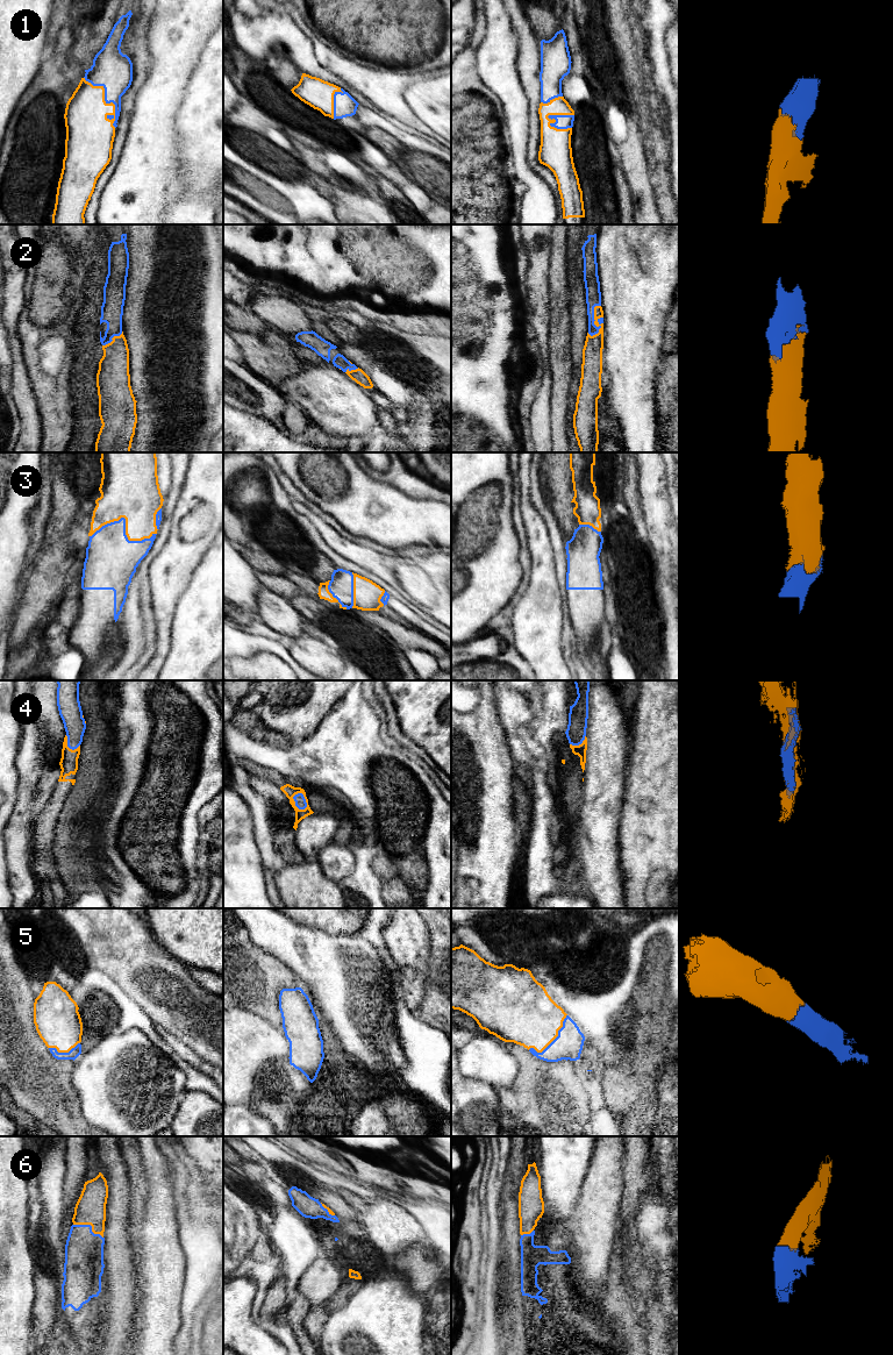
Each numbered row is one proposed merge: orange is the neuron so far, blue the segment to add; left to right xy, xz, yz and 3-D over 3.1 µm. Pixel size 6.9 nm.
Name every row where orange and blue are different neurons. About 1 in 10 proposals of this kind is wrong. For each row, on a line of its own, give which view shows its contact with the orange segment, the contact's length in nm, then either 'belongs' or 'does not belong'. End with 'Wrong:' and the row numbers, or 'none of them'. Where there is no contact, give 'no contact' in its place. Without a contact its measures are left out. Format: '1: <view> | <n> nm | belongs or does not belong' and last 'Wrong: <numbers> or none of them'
1: xy | 420 nm | belongs
2: yz | 240 nm | belongs
3: xy | 460 nm | belongs
4: xz | 130 nm | belongs
5: yz | 360 nm | belongs
6: xy | 220 nm | belongs
Wrong: none of them

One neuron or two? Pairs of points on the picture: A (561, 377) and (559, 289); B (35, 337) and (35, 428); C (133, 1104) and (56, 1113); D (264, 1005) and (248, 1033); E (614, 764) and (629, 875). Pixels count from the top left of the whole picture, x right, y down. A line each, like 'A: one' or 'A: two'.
A: one
B: two
C: two
D: two
E: two

